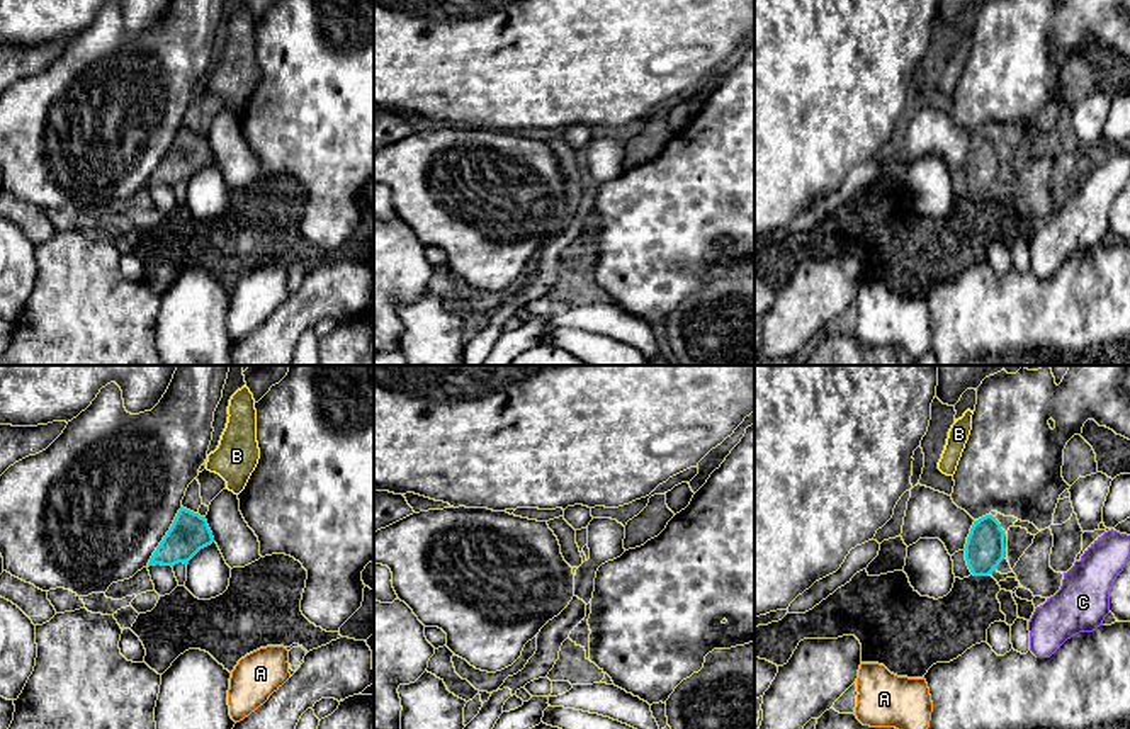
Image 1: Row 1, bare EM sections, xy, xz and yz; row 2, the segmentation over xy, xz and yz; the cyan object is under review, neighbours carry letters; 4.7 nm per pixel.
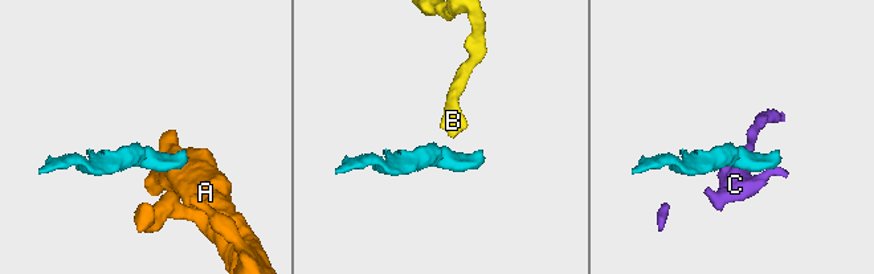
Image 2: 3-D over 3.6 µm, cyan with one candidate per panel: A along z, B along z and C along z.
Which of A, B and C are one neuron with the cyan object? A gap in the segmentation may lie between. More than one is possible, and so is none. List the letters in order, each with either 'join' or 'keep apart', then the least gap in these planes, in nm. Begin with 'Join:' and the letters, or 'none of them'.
Join: none of them
A: keep apart; gap 500 nm
B: keep apart; gap 170 nm
C: keep apart; gap 260 nm

